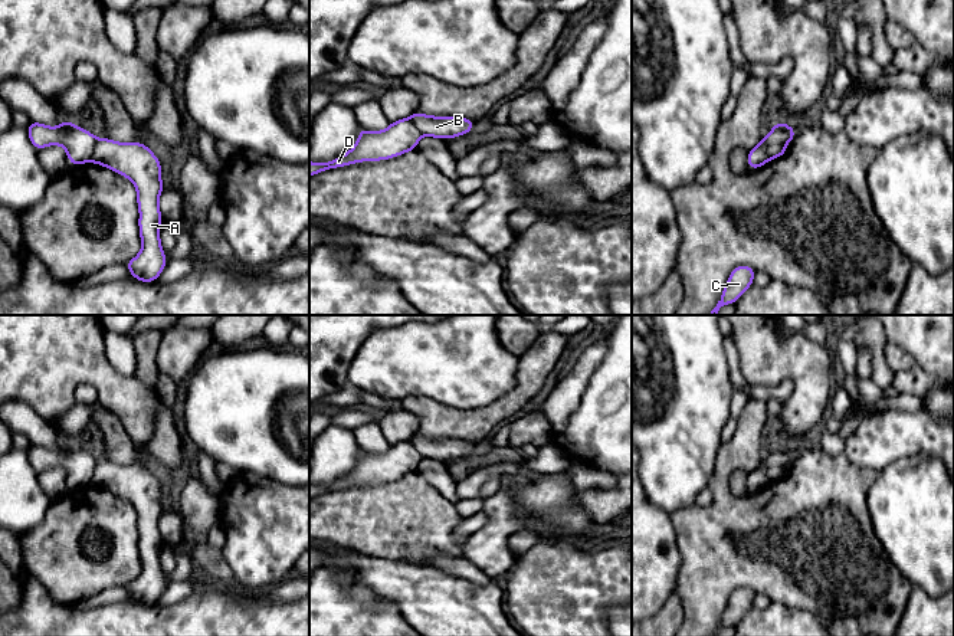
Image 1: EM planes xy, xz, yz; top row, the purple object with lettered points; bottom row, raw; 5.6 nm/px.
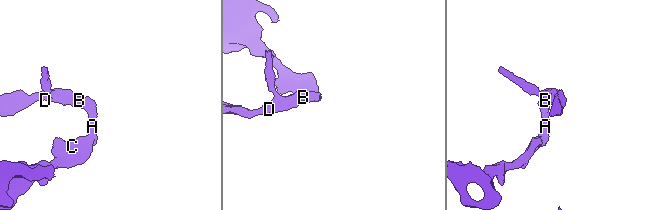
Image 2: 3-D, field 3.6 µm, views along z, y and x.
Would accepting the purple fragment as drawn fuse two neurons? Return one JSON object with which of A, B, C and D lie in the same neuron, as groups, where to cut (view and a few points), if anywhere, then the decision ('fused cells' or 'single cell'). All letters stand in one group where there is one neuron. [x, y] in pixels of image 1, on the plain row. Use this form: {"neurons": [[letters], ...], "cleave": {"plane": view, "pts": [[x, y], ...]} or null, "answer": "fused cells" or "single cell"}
{"neurons": [["A", "B", "C"], ["D"]], "cleave": {"plane": "xy", "pts": [[97, 461], [89, 482]]}, "answer": "fused cells"}

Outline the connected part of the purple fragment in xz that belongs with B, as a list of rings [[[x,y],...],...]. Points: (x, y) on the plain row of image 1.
[[[414,433],[410,439],[412,445],[420,453],[422,458],[433,460],[456,460],[463,456],[472,455],[476,442],[468,442],[462,439],[433,439]]]

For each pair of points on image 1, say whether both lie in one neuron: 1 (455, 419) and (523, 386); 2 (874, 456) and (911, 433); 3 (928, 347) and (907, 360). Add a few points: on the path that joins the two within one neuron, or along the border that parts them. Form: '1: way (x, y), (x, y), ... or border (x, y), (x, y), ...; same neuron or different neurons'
1: way (472, 419), (485, 419), (507, 403); same neuron
2: way (882, 448), (902, 433); same neuron
3: border (888, 341), (900, 346), (917, 363); different neurons

